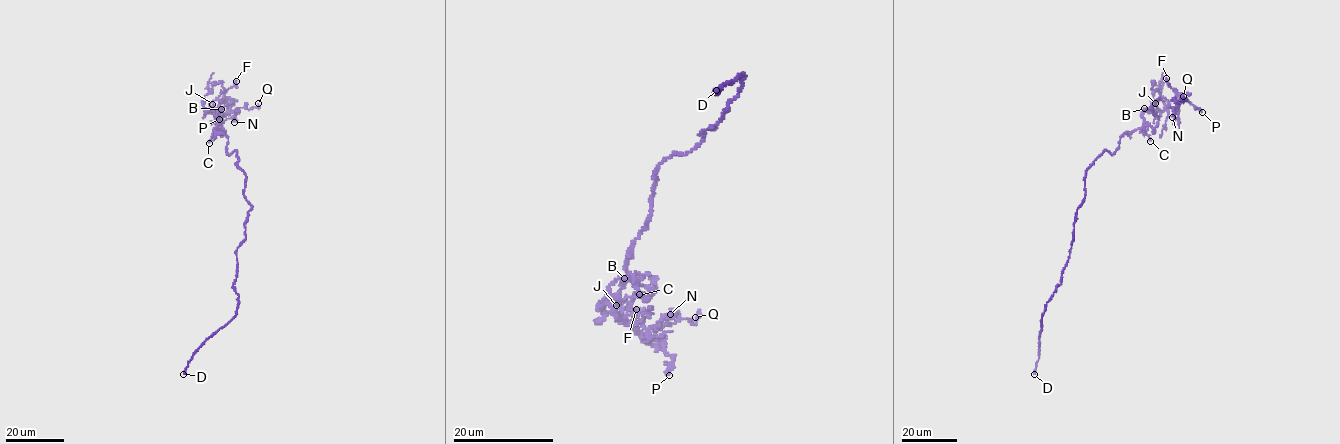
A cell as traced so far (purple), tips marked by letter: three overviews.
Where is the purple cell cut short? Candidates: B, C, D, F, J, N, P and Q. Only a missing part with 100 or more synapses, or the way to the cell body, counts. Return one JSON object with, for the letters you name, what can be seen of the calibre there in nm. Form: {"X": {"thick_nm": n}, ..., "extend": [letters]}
{"D": {"thick_nm": 280}, "extend": ["D"]}

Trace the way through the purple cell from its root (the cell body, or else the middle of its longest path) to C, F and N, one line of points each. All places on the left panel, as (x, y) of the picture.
C: (243, 189), (246, 174), (236, 164), (236, 151), (227, 154), (227, 136), (214, 130), (209, 143)
F: (243, 189), (237, 153), (228, 155), (227, 136), (214, 130), (218, 119), (204, 111), (218, 107), (236, 81)
N: (243, 189), (237, 153), (228, 155), (227, 136), (214, 130), (218, 119), (204, 111), (233, 112), (234, 122)

